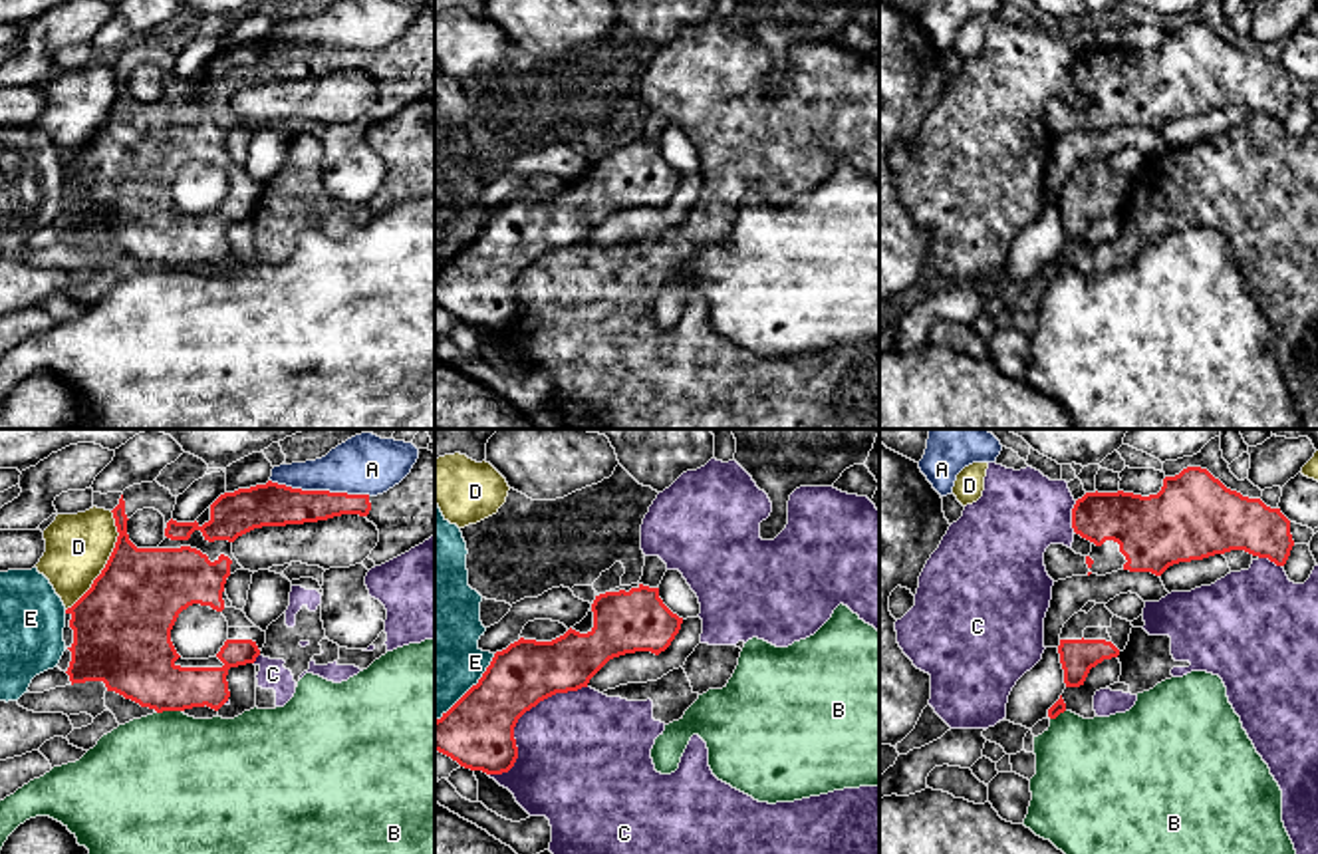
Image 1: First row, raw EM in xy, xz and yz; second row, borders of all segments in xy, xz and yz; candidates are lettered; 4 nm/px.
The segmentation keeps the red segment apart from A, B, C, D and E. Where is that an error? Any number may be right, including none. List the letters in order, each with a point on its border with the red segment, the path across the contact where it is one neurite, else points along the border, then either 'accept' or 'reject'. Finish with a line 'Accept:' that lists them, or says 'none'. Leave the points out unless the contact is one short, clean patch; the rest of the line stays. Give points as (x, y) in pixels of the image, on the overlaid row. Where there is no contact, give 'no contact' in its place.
A: meets red in xy at (320, 491); reject
B: meets red in xy at (169, 710); border along xy (181, 710), (157, 713); reject
C: meets red in xz at (517, 721); reject
D: meets red in xy at (108, 561); reject
E: meets red in xz at (471, 688); reject
Accept: none

